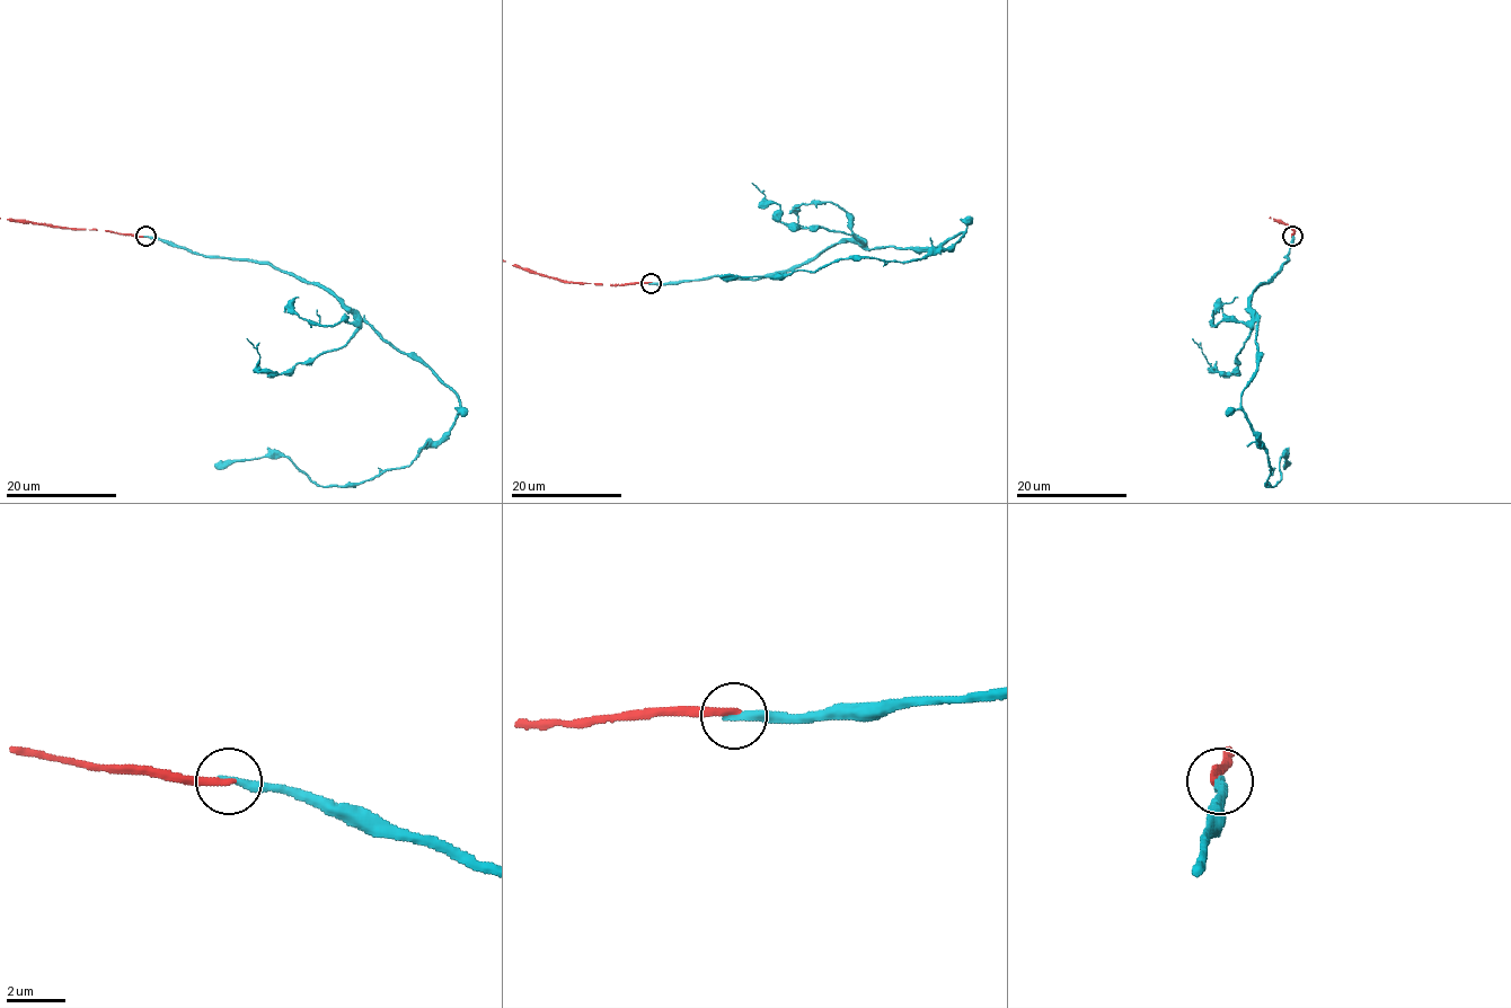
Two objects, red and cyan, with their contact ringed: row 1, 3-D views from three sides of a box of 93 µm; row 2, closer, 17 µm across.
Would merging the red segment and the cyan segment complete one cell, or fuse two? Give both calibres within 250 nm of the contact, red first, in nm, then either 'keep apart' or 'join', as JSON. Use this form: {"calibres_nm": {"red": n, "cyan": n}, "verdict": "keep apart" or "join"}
{"calibres_nm": {"red": 240, "cyan": 280}, "verdict": "join"}

